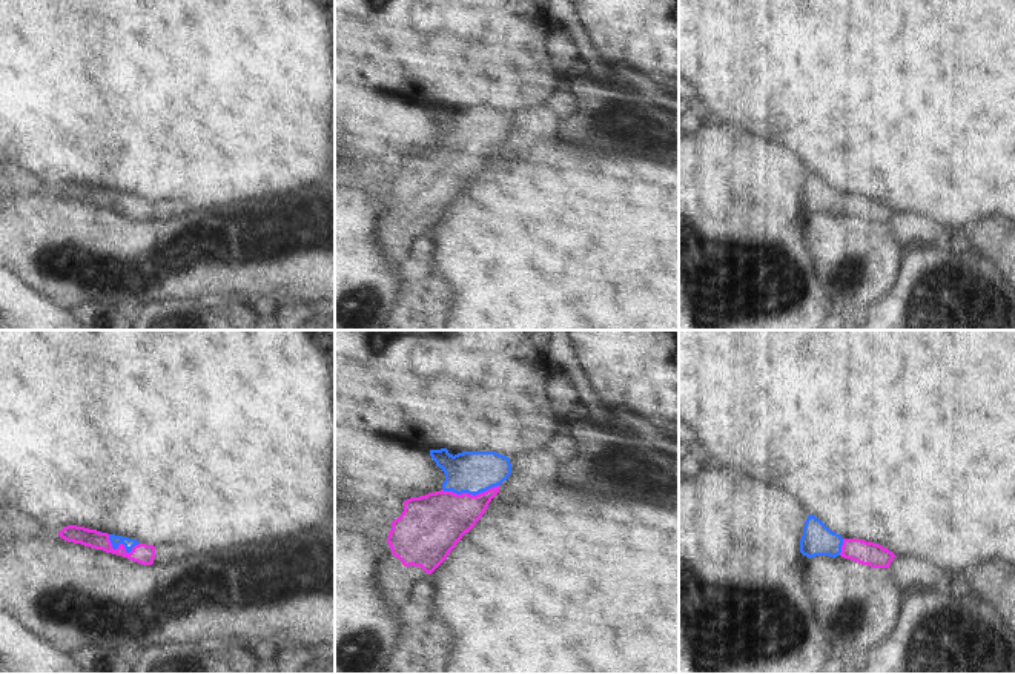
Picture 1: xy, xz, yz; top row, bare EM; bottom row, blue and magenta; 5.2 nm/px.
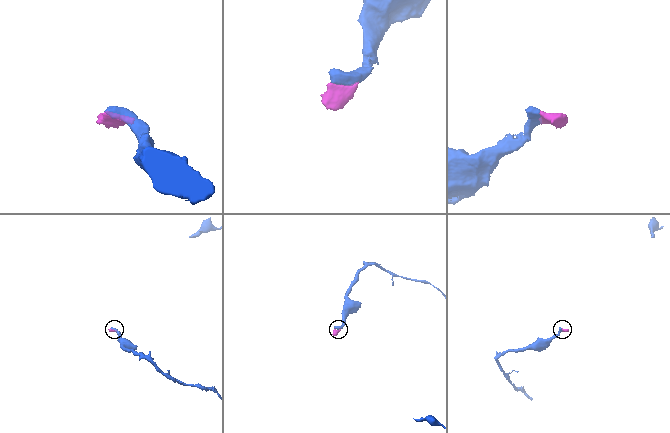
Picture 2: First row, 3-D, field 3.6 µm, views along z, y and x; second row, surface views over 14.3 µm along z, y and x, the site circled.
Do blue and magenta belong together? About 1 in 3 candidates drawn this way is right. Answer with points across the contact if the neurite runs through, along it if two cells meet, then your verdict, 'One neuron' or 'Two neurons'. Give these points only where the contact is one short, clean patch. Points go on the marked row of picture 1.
Path across: xz (470, 472), (470, 493), (450, 513), (433, 524). One neuron.

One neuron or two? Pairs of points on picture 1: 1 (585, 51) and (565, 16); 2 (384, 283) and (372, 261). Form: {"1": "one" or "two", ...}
{"1": "one", "2": "one"}

